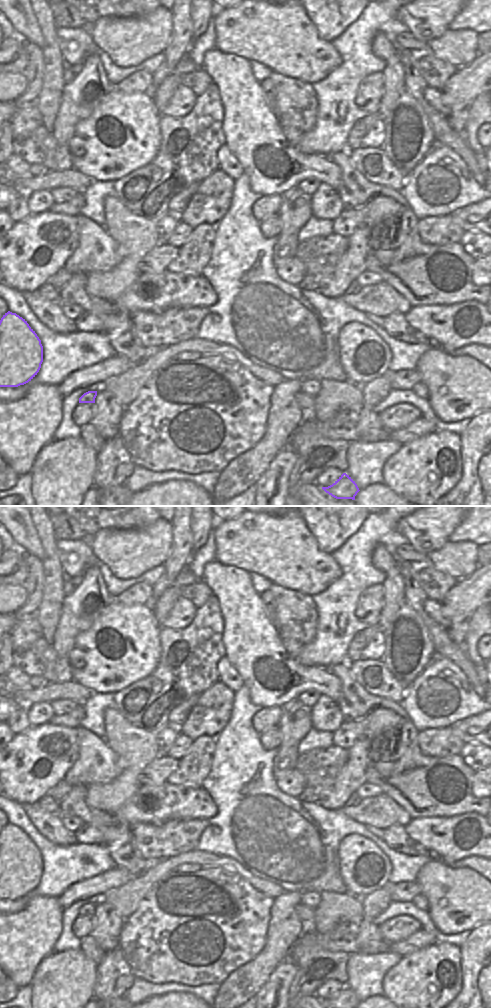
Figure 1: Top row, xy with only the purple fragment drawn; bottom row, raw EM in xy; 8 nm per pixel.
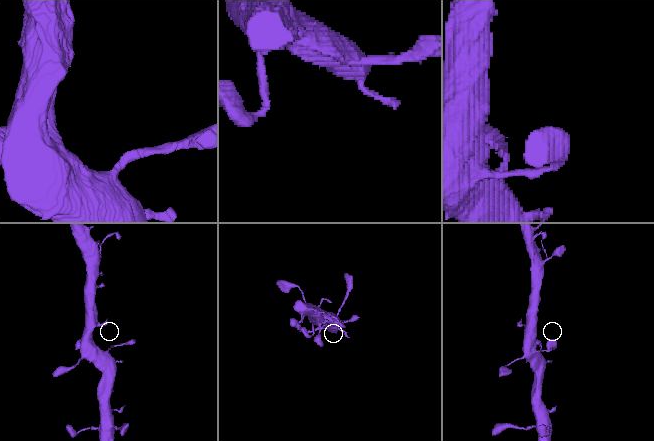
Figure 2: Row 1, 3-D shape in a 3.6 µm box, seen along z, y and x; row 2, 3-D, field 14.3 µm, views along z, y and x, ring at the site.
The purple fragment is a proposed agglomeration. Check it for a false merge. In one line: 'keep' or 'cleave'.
keep

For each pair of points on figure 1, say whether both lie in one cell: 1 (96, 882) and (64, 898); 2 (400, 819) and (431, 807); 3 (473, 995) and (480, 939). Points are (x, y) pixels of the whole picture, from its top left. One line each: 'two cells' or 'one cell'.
1: one cell
2: two cells
3: one cell

